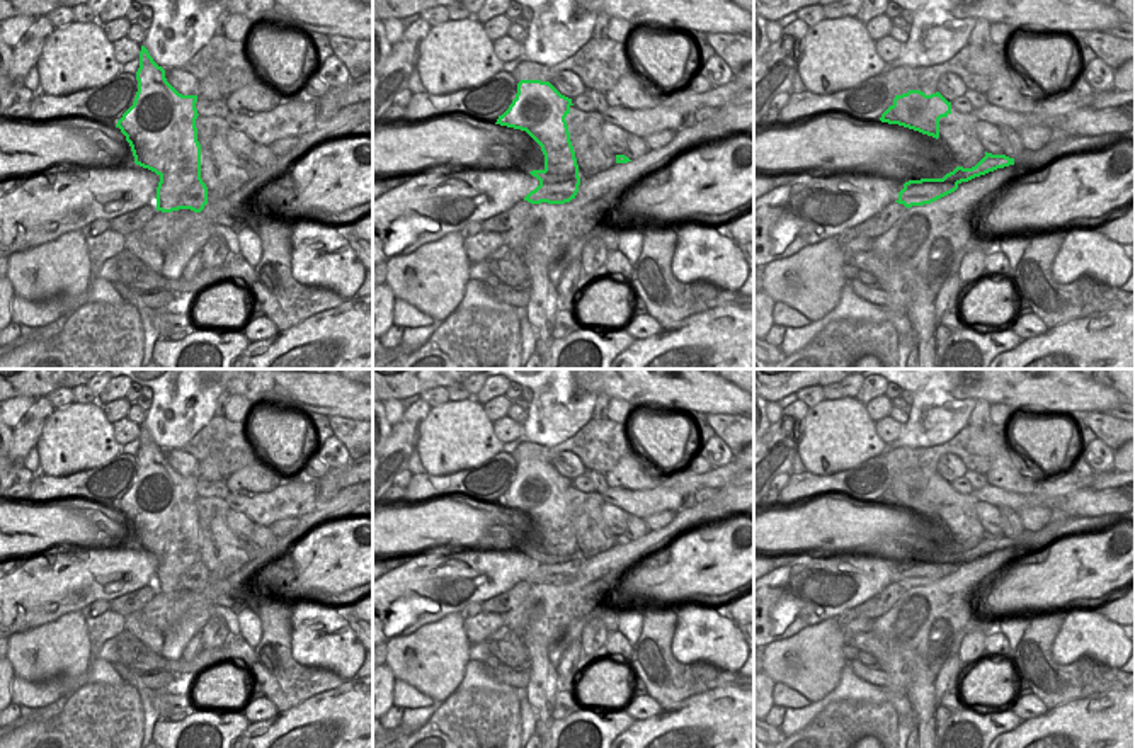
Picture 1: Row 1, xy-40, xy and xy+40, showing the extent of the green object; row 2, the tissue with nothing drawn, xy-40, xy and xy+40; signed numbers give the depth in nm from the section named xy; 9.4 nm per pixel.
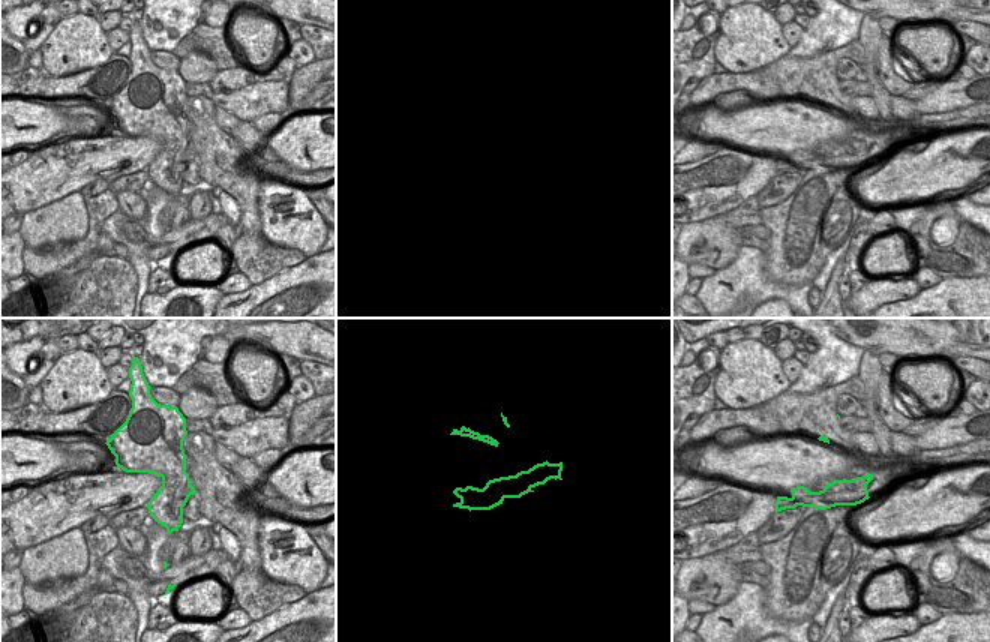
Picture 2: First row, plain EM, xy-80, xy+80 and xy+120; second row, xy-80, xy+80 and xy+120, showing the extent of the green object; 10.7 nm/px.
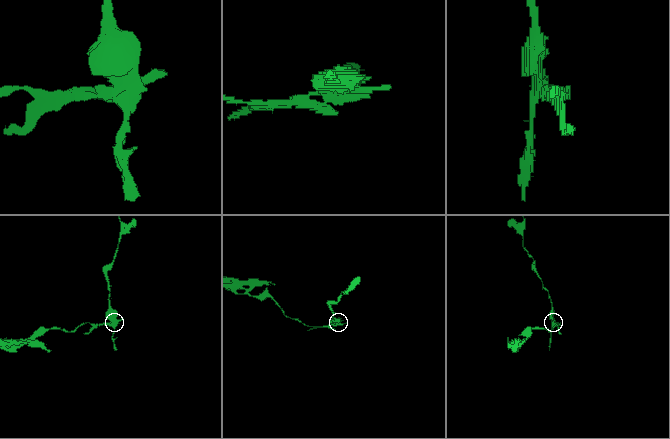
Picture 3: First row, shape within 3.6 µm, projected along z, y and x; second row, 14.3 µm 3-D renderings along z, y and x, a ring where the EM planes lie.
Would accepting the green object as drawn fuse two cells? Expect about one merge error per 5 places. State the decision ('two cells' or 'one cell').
two cells

